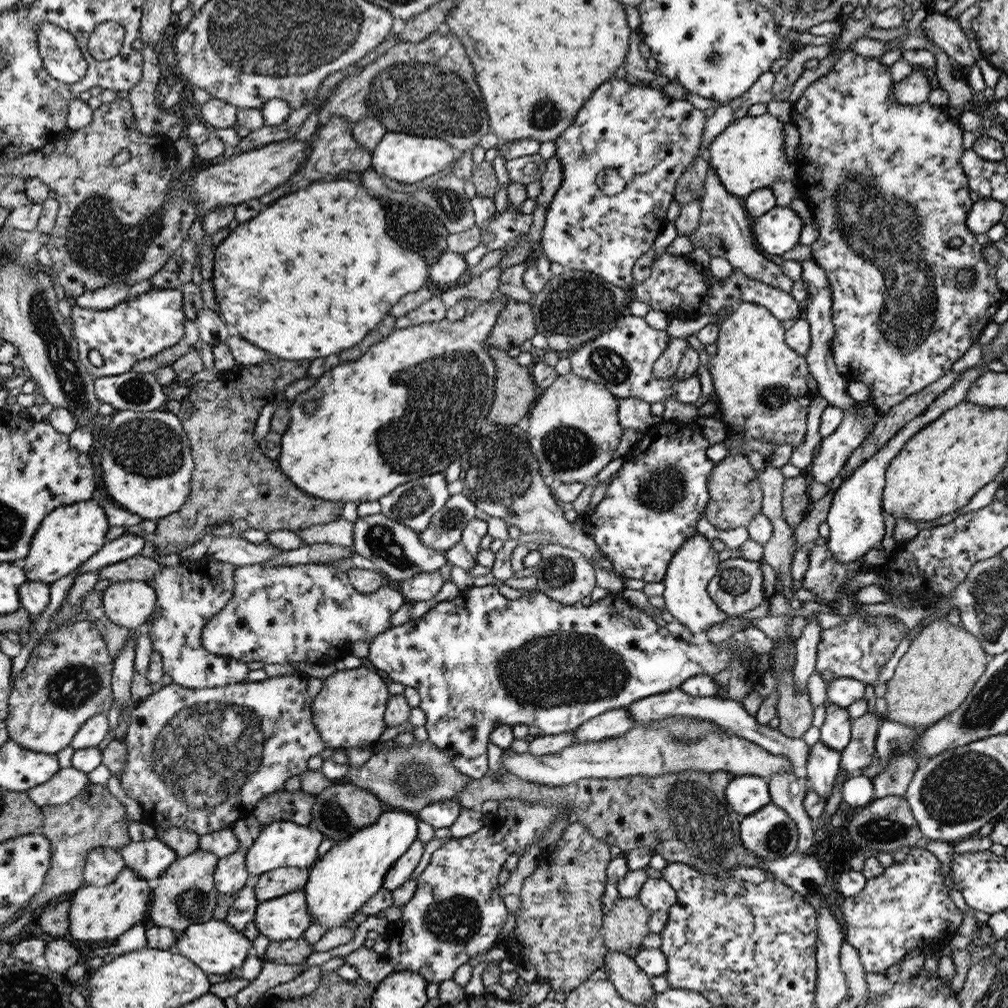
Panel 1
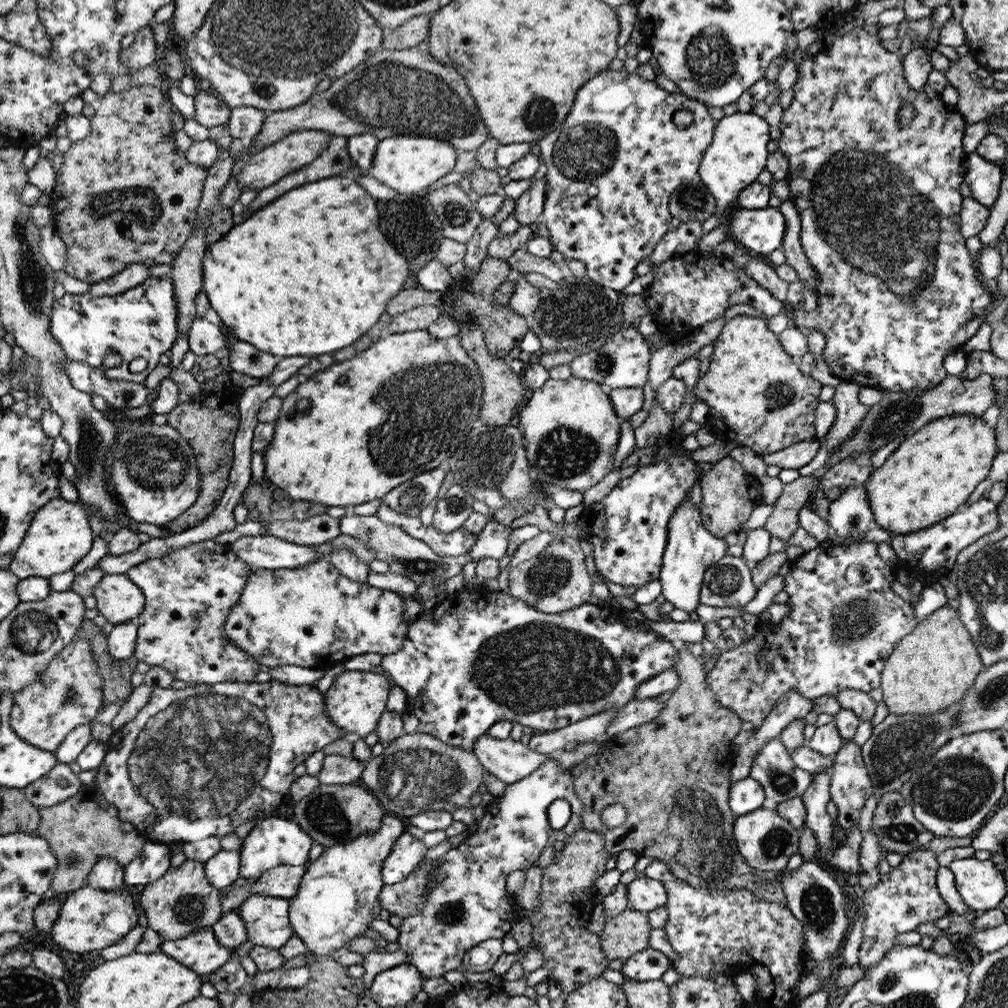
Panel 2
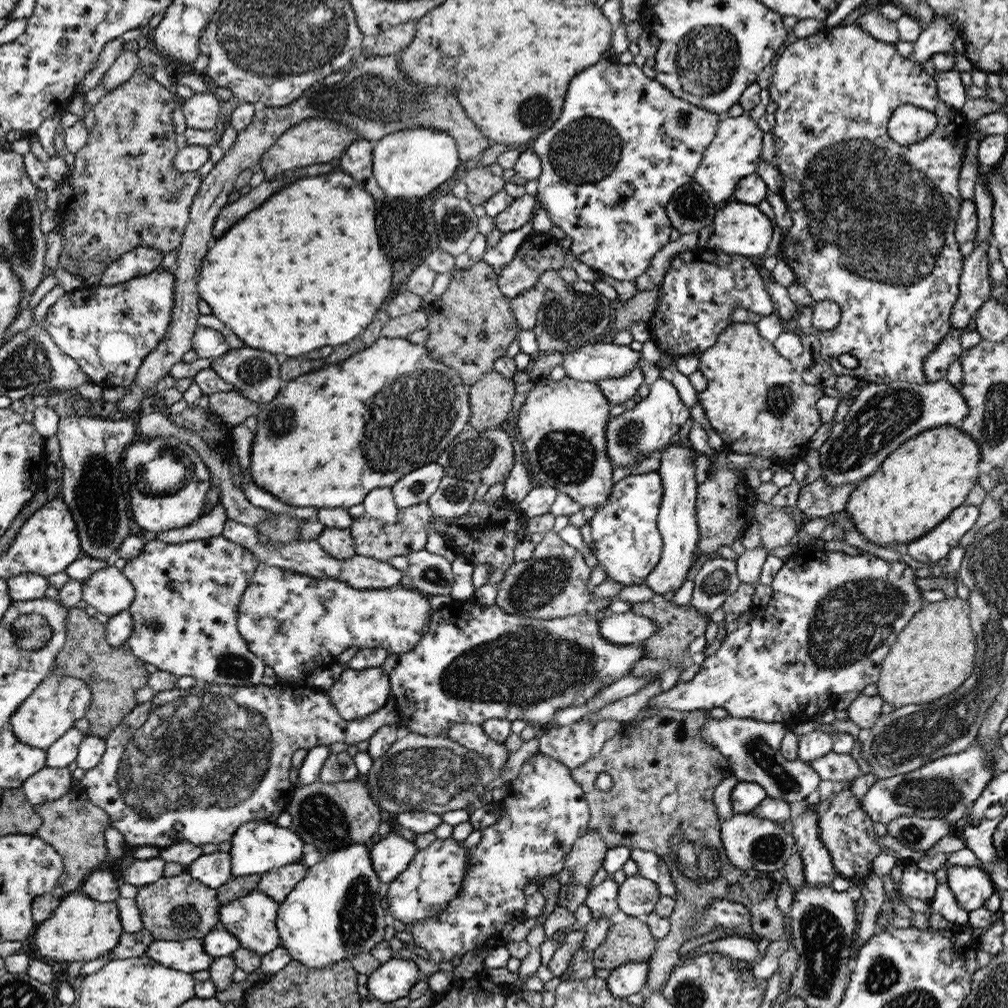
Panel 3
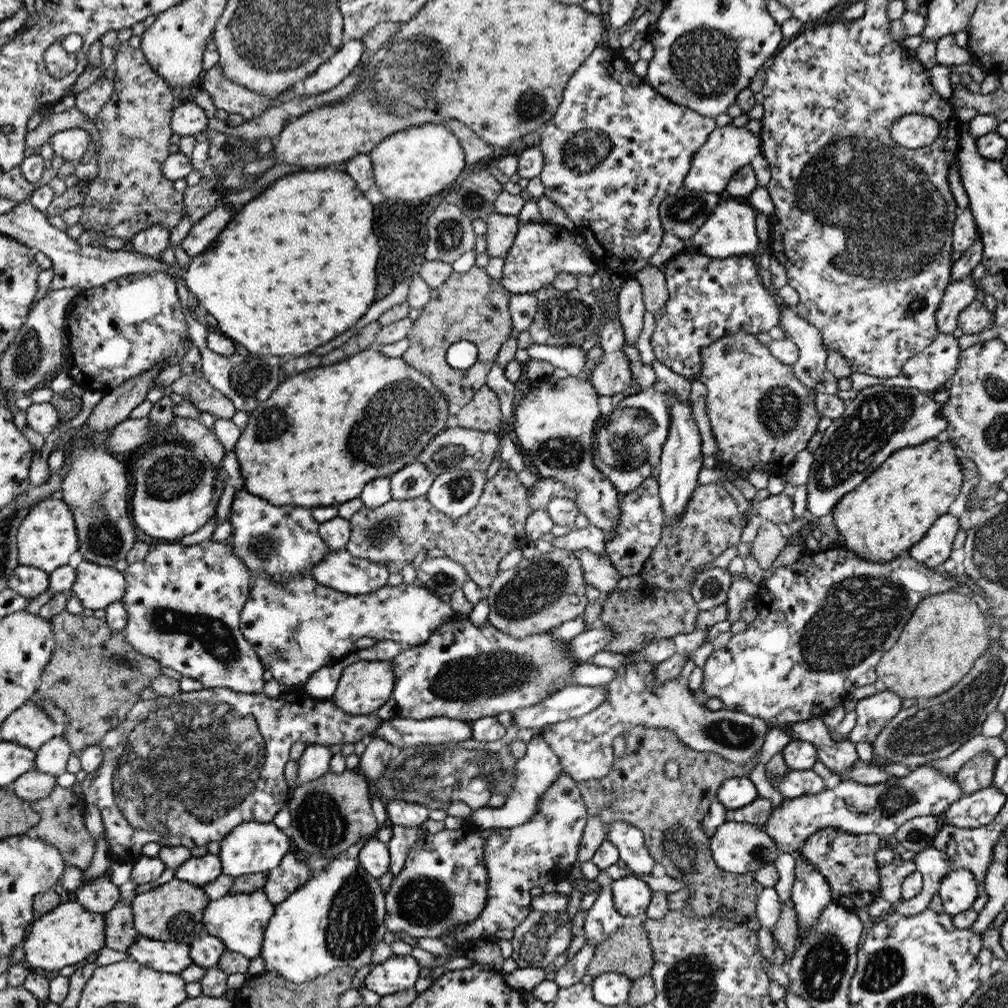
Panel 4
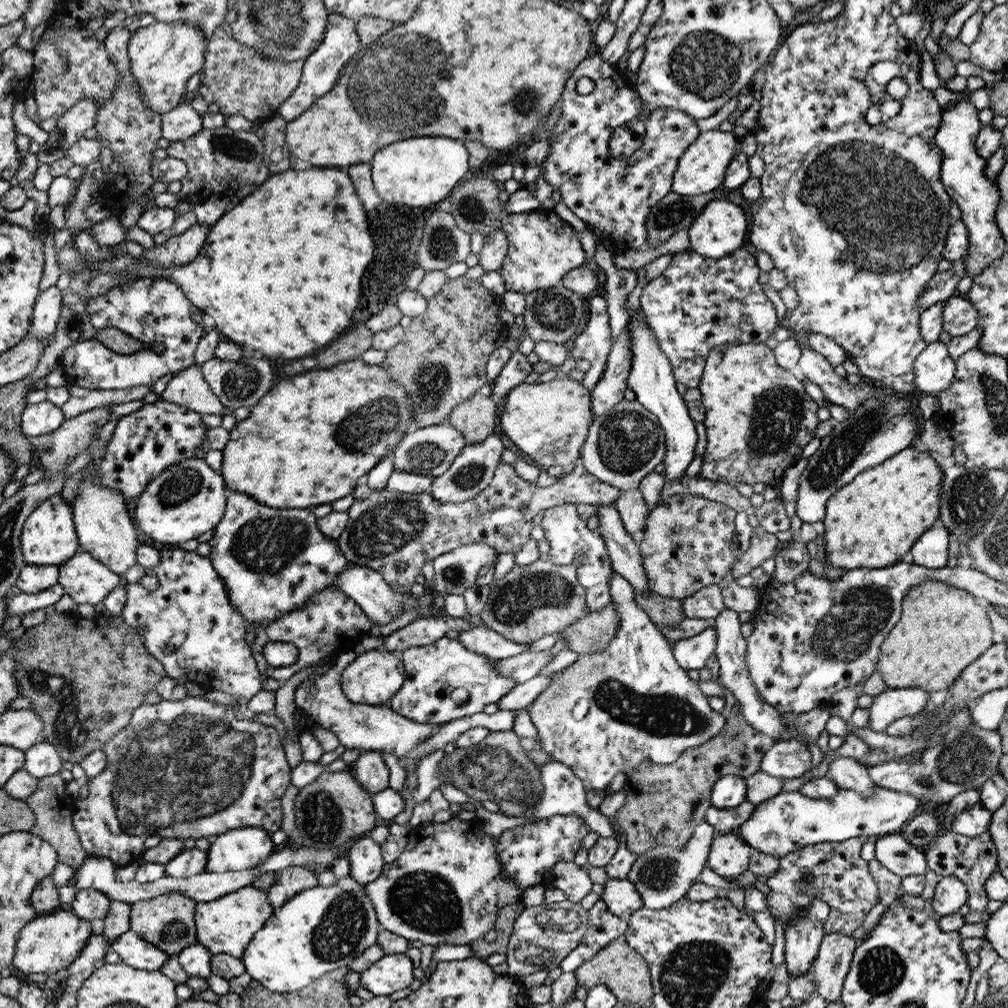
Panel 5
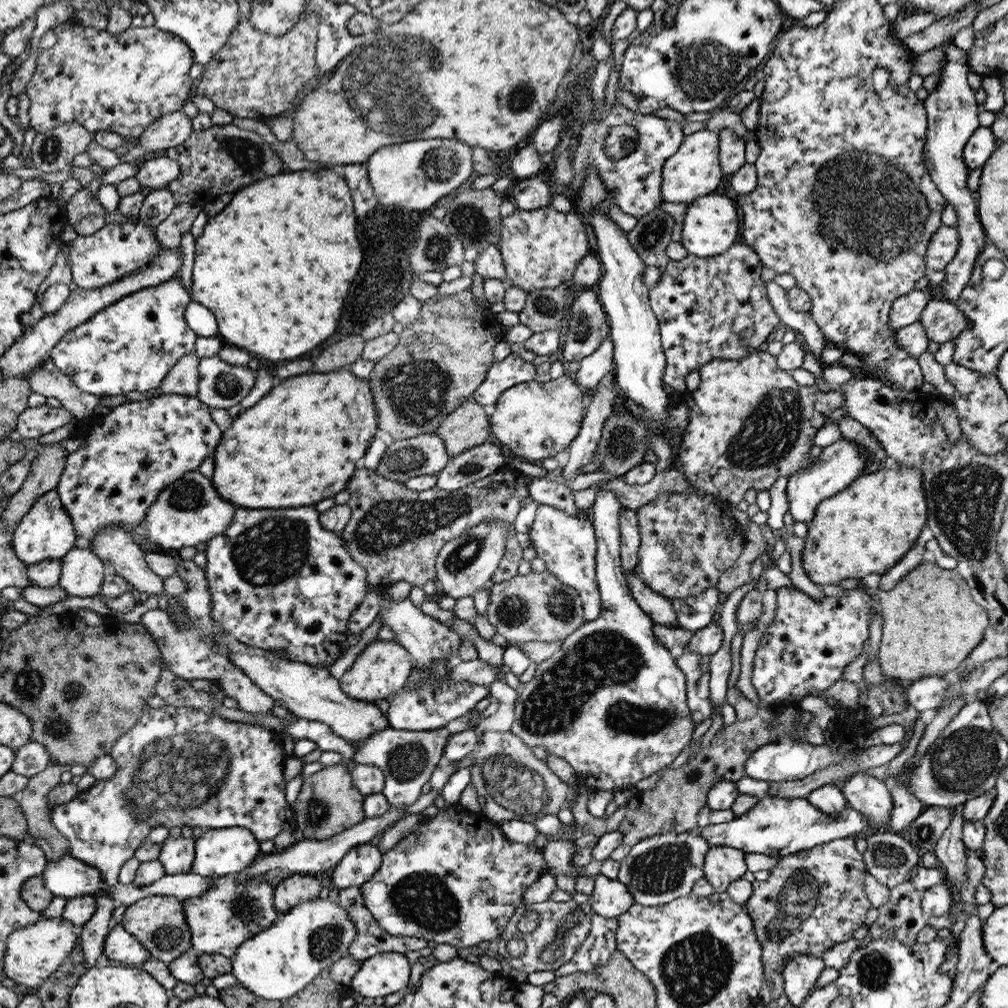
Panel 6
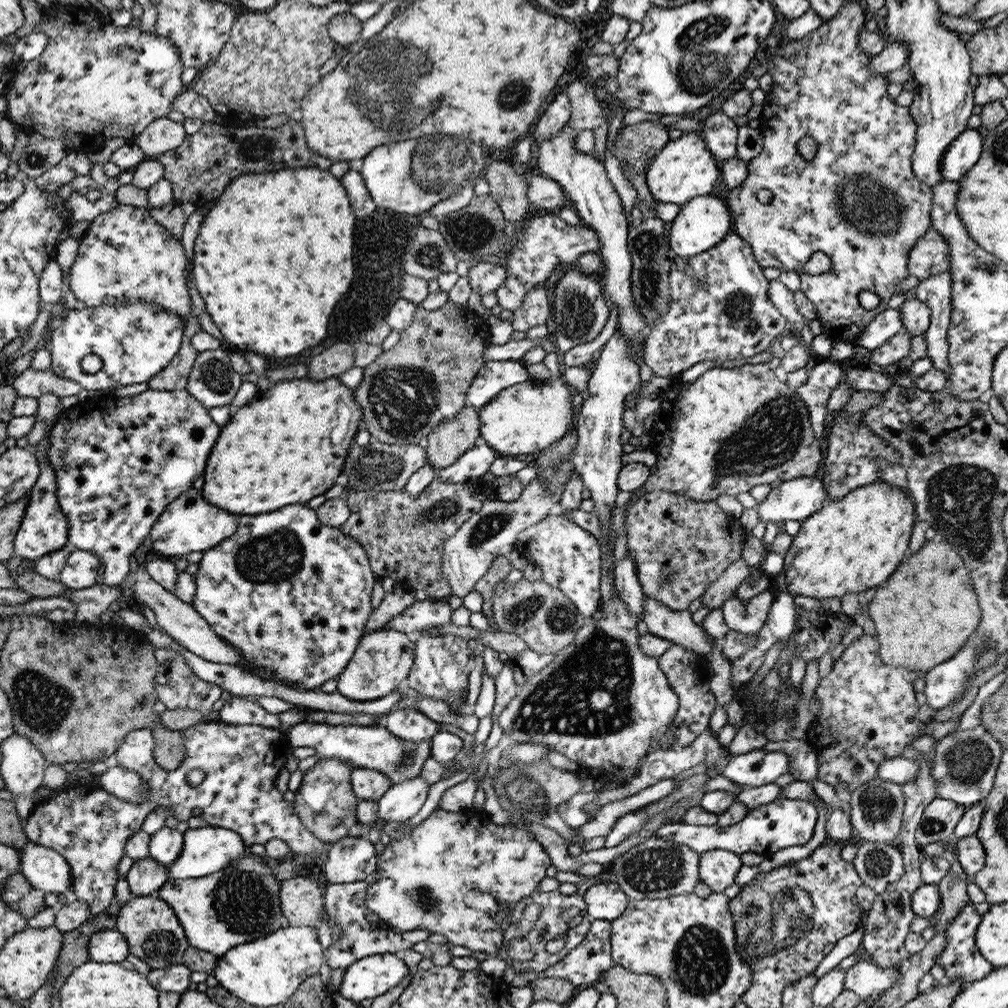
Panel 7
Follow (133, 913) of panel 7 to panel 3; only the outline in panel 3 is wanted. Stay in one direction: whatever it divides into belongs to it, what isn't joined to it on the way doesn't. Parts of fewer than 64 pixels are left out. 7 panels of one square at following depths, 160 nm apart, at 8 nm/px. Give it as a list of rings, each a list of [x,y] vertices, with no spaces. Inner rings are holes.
[[[182,872],[172,878],[160,878],[144,887],[138,888],[135,896],[143,928],[153,936],[153,940],[203,939],[219,925],[218,890],[200,883],[190,873]]]

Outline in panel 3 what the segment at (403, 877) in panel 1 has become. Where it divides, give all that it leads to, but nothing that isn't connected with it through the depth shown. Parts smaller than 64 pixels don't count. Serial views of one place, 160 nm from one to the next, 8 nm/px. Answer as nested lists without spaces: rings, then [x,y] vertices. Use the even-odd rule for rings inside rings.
[[[391,830],[386,837],[378,838],[371,849],[371,860],[380,883],[392,883],[412,862],[419,848]]]

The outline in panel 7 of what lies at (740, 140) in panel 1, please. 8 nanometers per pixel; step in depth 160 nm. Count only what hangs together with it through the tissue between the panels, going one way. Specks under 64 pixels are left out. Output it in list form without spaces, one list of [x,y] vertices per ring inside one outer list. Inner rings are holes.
[[[696,133],[670,139],[652,159],[645,172],[650,194],[658,201],[683,205],[695,196],[706,196],[712,192],[721,174],[720,162],[707,149],[705,140]]]

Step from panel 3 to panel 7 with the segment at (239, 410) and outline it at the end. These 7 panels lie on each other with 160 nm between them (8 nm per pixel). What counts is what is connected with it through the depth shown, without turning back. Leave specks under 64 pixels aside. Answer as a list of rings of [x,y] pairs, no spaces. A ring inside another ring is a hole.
[[[192,316],[192,324],[188,324],[188,320],[185,323],[188,332],[183,332],[184,338],[182,338],[178,354],[172,358],[166,368],[162,369],[162,372],[151,378],[148,382],[149,389],[160,390],[160,392],[173,392],[174,390],[186,389],[188,380],[190,380],[190,371],[199,353],[191,345],[191,338],[194,334],[203,331],[197,316]]]

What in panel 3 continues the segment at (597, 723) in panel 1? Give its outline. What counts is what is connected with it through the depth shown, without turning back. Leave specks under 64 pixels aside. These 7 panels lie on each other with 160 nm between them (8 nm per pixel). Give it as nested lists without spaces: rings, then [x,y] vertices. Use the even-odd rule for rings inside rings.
[[[820,546],[801,548],[795,551],[774,576],[771,583],[772,597],[764,608],[756,609],[753,620],[747,625],[740,625],[735,631],[728,633],[716,649],[715,653],[707,653],[706,658],[699,666],[699,671],[687,682],[680,682],[668,691],[658,693],[650,699],[643,710],[650,710],[651,716],[663,713],[673,713],[676,711],[708,710],[713,708],[723,708],[733,717],[761,720],[767,723],[784,723],[789,727],[797,722],[816,721],[822,717],[823,713],[835,703],[840,694],[845,692],[860,692],[868,686],[874,684],[880,676],[883,658],[888,654],[891,646],[895,643],[896,637],[902,629],[912,620],[912,617],[923,607],[924,599],[914,580],[917,578],[914,571],[900,560],[888,562],[870,553],[861,553],[851,556],[842,551],[828,551]]]

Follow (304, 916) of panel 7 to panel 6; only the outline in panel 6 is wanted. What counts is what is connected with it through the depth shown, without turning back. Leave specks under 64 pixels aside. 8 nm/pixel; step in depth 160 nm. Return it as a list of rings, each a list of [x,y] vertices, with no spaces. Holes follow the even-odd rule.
[[[292,874],[286,880],[275,885],[275,907],[279,913],[286,914],[301,902],[313,900],[320,894],[322,886],[312,874]]]

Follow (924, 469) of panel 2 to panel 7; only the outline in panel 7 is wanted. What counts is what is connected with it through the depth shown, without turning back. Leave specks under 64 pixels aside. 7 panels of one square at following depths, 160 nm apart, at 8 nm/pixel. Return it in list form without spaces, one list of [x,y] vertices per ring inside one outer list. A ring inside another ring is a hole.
[[[884,481],[873,482],[872,484],[856,488],[840,500],[827,501],[820,510],[812,513],[812,516],[809,516],[806,520],[800,522],[800,531],[793,537],[792,544],[786,552],[781,570],[781,572],[783,572],[783,577],[785,578],[785,583],[787,584],[785,589],[793,596],[808,596],[808,598],[822,600],[824,598],[842,598],[842,596],[846,596],[846,594],[864,592],[869,588],[879,586],[879,584],[882,584],[884,580],[888,580],[894,574],[894,571],[901,561],[908,555],[908,544],[915,524],[914,515],[916,515],[915,503],[913,502],[911,495],[908,492],[905,492],[905,490],[896,488],[895,486],[893,487],[891,484]]]

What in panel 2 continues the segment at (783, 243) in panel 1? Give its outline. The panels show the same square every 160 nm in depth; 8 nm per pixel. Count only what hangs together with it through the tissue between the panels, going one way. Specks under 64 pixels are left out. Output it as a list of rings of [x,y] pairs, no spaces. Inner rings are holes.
[[[734,205],[730,211],[729,220],[726,222],[730,225],[730,230],[726,236],[731,238],[742,250],[753,254],[769,255],[783,245],[786,221],[778,208],[768,206],[761,209],[747,209]]]

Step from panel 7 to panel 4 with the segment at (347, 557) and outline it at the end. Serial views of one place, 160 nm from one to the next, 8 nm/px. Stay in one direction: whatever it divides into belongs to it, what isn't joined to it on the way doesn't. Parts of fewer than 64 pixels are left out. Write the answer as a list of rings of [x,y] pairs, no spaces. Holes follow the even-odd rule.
[[[244,488],[235,492],[229,521],[234,529],[234,534],[228,543],[231,544],[235,555],[239,556],[247,569],[252,572],[252,576],[256,576],[256,572],[267,572],[275,582],[283,582],[283,580],[293,578],[295,574],[308,574],[308,570],[311,570],[315,564],[319,564],[329,554],[328,544],[319,536],[320,522],[316,520],[311,509],[300,505],[274,505],[262,500],[254,493],[249,493]]]

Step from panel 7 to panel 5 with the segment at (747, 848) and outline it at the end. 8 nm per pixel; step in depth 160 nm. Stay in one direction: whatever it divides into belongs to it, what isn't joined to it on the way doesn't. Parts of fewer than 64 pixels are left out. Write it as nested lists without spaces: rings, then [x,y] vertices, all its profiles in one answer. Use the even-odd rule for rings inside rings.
[[[878,788],[872,797],[862,797],[850,790],[838,790],[830,799],[818,800],[803,796],[800,792],[781,792],[778,796],[756,805],[750,819],[732,830],[746,844],[764,854],[782,858],[801,850],[808,844],[819,842],[842,842],[852,837],[881,836],[898,833],[921,805],[916,797],[906,793]]]

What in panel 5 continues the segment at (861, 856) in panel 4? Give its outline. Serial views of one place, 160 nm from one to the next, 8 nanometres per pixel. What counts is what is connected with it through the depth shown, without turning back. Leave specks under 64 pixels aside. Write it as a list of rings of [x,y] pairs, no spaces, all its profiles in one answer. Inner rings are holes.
[[[860,836],[842,842],[808,844],[779,858],[779,870],[767,882],[770,888],[766,895],[767,918],[774,923],[780,920],[786,927],[799,914],[799,910],[807,910],[817,896],[830,908],[830,914],[823,922],[824,934],[839,932],[851,936],[856,928],[862,926],[866,914],[879,902],[879,890],[870,875],[868,860],[860,856],[860,849],[869,840],[872,838]]]

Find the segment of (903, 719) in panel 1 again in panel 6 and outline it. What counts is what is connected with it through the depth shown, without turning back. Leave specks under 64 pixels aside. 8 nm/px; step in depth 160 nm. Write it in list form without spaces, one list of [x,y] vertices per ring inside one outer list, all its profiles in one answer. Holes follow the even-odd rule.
[[[925,559],[887,592],[878,592],[879,612],[883,620],[882,638],[879,642],[881,672],[907,684],[922,677],[939,676],[950,678],[961,662],[981,641],[988,617],[971,595],[970,587],[956,570],[941,568],[933,559]]]

